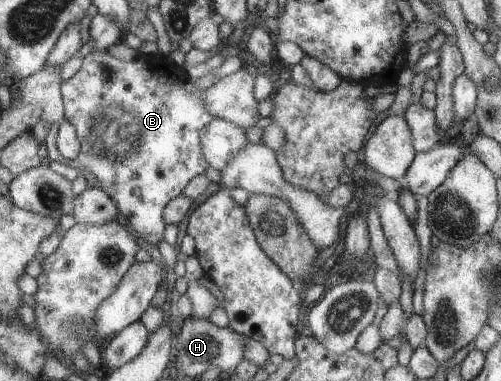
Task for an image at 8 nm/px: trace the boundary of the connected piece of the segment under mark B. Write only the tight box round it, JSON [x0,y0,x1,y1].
[44,50,213,244]

